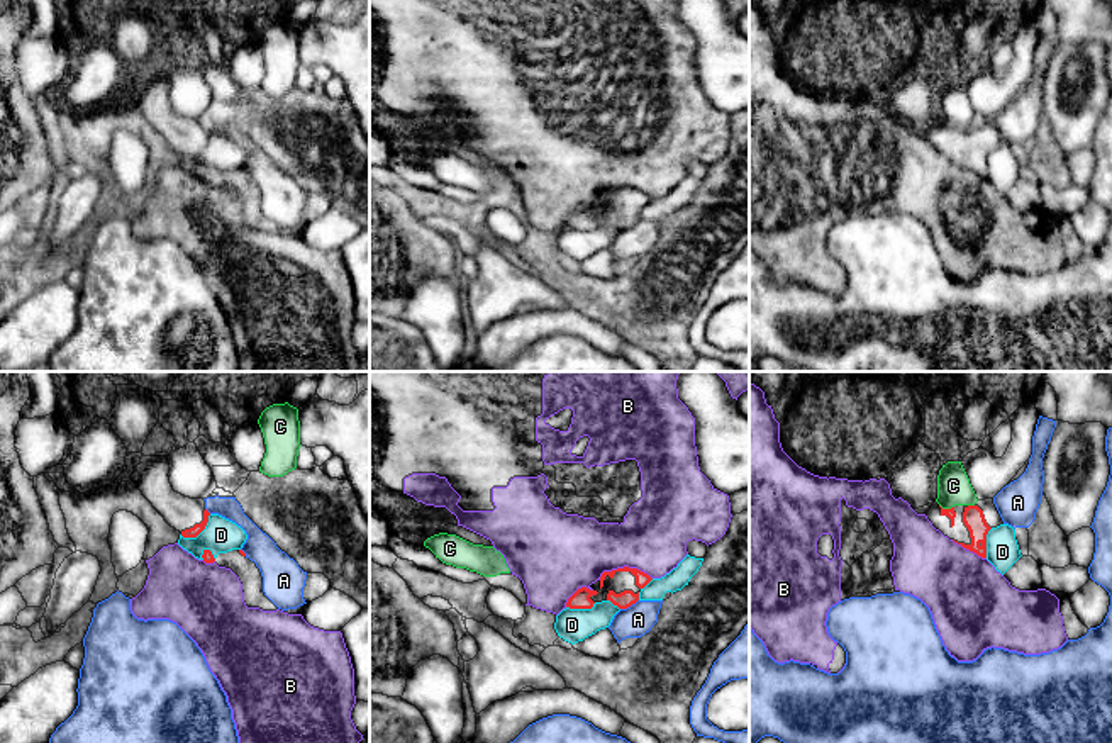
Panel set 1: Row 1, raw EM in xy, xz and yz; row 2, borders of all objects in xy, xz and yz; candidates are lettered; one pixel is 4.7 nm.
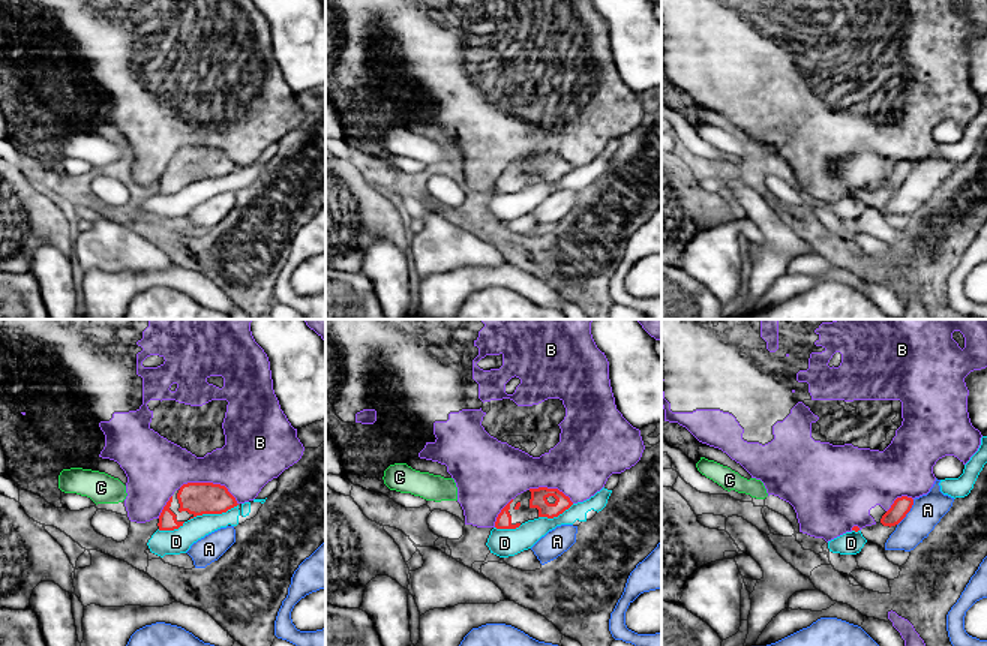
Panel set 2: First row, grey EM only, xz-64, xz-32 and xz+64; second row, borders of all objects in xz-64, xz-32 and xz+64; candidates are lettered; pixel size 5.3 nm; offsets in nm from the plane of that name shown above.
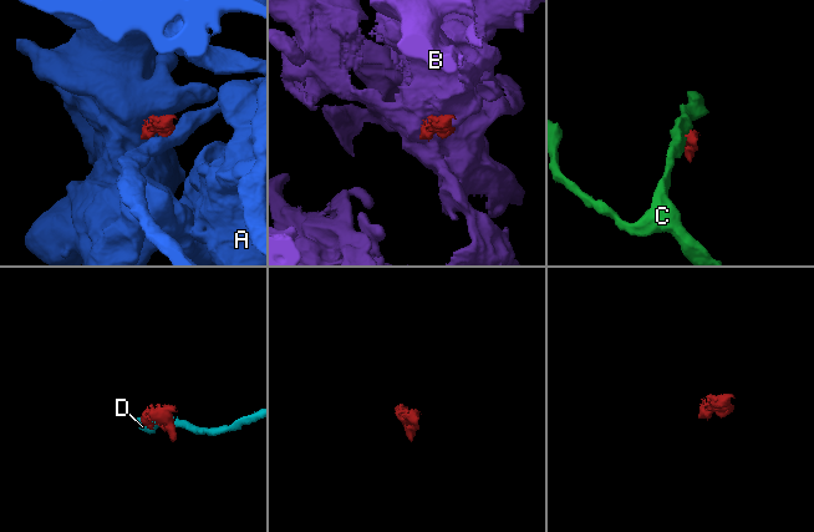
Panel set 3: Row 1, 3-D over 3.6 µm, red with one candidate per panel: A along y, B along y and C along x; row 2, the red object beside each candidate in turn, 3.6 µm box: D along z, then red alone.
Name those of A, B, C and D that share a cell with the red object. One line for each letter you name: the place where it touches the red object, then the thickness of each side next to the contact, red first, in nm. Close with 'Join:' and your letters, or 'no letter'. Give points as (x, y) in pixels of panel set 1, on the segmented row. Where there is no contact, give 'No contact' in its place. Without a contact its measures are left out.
Join: no letter

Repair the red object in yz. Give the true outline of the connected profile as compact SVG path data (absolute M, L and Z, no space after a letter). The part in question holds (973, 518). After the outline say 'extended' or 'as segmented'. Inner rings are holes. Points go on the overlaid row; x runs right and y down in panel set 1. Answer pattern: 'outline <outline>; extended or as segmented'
outline M993 499L978 500L975 506L942 509L936 500L926 514L936 529L963 548L987 558L987 534L1004 524Z; extended

